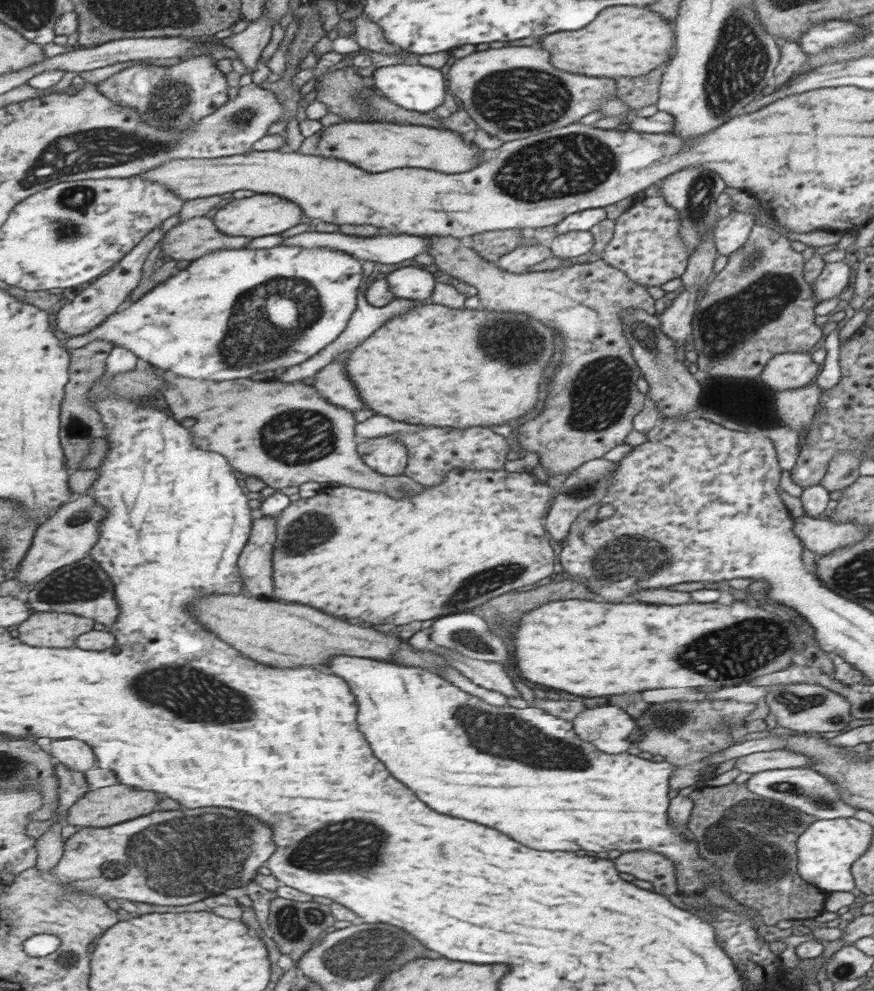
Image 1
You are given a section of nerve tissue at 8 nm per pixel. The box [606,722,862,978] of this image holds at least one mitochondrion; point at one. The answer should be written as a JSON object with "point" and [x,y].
{"point":[753,836]}

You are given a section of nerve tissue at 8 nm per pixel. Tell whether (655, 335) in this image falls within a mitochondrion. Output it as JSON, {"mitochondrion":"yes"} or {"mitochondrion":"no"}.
{"mitochondrion":"yes"}

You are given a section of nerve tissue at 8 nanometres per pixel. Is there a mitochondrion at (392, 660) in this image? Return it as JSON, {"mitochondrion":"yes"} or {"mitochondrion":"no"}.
{"mitochondrion":"no"}

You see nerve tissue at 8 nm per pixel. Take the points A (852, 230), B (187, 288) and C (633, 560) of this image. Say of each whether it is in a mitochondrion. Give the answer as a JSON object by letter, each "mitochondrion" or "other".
{"A":"other","B":"other","C":"mitochondrion"}

